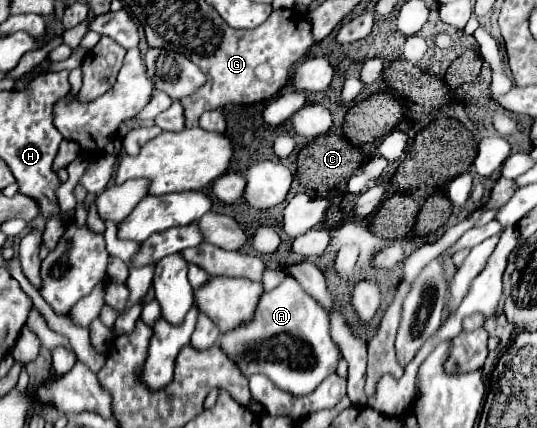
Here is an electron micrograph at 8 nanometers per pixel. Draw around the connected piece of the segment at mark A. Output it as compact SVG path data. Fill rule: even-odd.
M293 277L269 293L263 293L251 323L241 325L221 339L223 351L245 375L263 373L279 389L293 395L309 395L337 368L339 349L329 335L329 317Z

